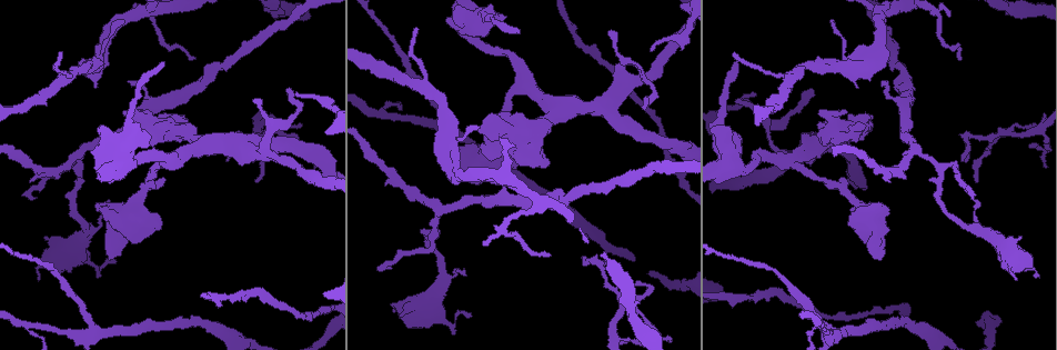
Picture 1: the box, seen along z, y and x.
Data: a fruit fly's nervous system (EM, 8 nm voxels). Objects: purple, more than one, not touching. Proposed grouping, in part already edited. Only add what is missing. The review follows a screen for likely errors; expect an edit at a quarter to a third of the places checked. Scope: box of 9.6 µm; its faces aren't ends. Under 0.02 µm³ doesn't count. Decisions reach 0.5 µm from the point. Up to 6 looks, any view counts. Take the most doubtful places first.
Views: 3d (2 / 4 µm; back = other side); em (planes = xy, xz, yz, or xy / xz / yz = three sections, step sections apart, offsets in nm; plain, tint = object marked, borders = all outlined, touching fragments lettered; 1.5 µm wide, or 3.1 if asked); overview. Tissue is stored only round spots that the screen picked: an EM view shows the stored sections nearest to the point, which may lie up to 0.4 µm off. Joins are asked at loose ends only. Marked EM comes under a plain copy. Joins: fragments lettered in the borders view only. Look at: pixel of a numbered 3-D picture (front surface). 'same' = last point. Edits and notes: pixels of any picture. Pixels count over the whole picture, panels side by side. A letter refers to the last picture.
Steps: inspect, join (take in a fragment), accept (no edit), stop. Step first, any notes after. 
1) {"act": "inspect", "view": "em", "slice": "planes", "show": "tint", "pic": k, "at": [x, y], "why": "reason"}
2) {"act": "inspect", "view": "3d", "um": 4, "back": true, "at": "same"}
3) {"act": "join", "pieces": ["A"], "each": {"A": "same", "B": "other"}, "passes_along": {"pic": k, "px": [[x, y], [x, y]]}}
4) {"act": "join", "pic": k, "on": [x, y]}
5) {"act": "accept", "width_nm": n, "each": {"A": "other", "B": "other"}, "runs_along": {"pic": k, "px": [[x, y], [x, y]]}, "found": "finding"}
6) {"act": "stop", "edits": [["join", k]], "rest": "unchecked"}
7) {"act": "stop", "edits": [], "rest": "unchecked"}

{"act": "inspect", "view": "3d", "um": 2, "pic": 1, "at": [842, 178]}

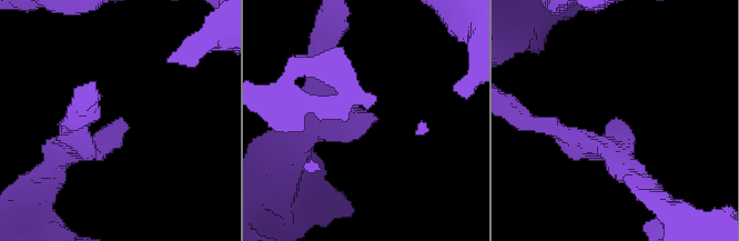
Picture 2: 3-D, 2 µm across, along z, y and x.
{"act": "inspect", "view": "em", "slice": "planes", "show": "borders", "pic": 2, "at": [371, 116], "arm_widths_nm": [170, 190], "why": "shape alone is not enough"}

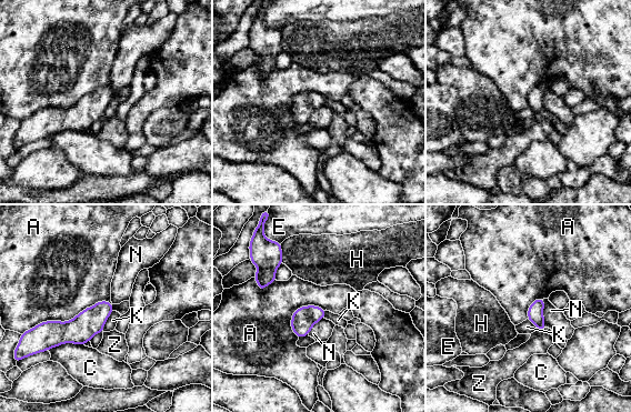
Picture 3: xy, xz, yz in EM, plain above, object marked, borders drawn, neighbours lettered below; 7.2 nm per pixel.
{"act": "accept", "each": {"A": "other", "C": "other", "E": "other", "H": "other", "K": "other", "N": "other", "Z": "other"}, "runs_along": {"pic": 3, "px": [[110, 309], [81, 329], [41, 328]]}, "found": "no lettered fragment goes on from it"}

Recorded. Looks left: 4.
{"act": "inspect", "view": "3d", "um": 2, "pic": 1, "at": [878, 259], "why": "branch stops here"}

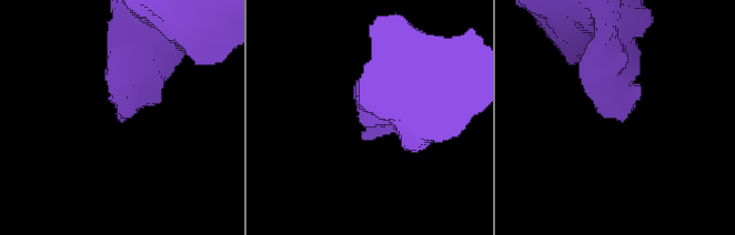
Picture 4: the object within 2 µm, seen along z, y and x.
{"act": "inspect", "view": "em", "slice": "planes", "show": "tint", "pic": 4, "at": [624, 119]}

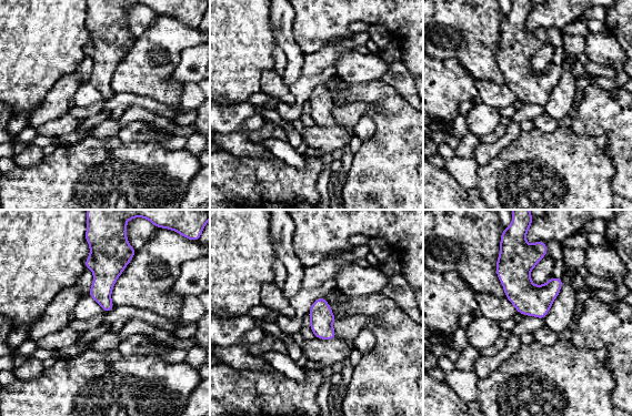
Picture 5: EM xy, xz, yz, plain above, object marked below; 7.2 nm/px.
{"act": "inspect", "view": "em", "slice": "planes", "show": "borders", "at": "same"}

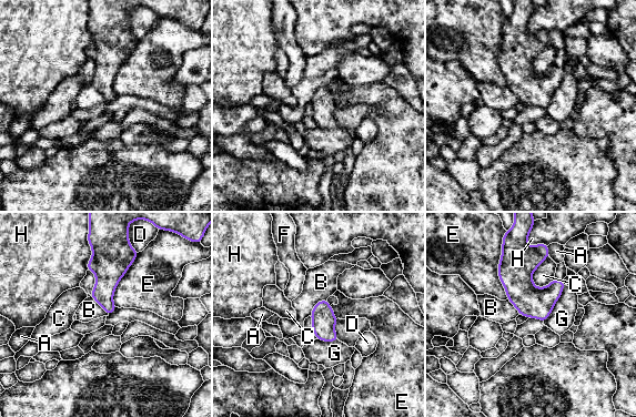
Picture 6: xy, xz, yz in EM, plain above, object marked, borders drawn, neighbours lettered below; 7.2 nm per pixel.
{"act": "accept", "each": {"A": "other", "B": "other", "C": "other", "D": "other", "E": "other", "F": "other", "G": "other", "H": "other"}, "found": "none of them fits"}

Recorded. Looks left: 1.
{"act": "stop", "edits": [], "rest": "unchecked"}

